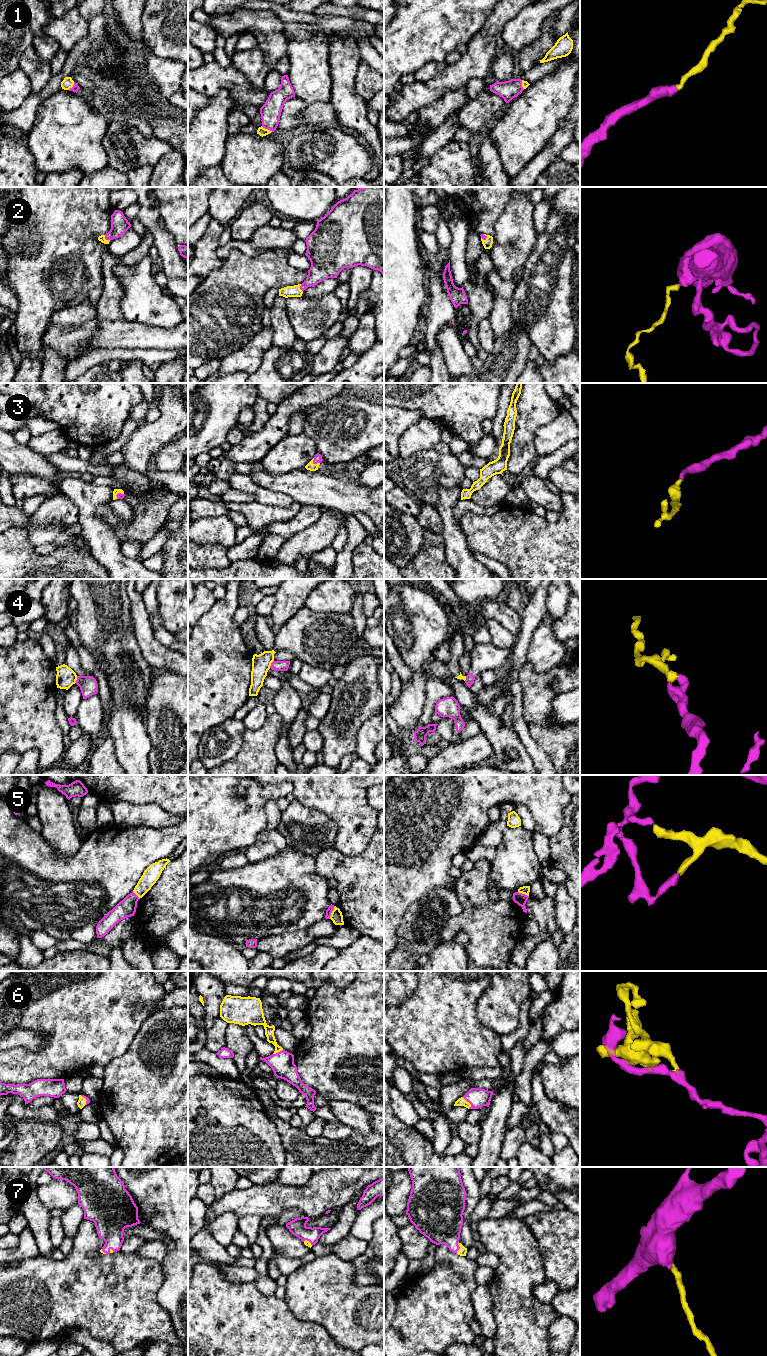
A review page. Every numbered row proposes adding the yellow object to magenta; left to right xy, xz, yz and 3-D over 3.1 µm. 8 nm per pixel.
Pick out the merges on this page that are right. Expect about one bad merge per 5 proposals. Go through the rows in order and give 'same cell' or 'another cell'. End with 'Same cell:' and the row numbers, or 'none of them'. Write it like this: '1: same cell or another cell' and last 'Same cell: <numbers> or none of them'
1: same cell
2: same cell
3: same cell
4: another cell
5: another cell
6: same cell
7: same cell
Same cell: 1, 2, 3, 6, 7

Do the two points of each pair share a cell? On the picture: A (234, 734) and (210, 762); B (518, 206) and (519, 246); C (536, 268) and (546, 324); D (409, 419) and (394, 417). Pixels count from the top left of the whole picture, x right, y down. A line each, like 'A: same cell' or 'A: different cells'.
A: same cell
B: same cell
C: same cell
D: same cell

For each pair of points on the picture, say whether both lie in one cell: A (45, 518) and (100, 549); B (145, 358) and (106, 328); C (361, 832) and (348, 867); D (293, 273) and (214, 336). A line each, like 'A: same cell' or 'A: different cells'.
A: different cells
B: different cells
C: different cells
D: same cell

